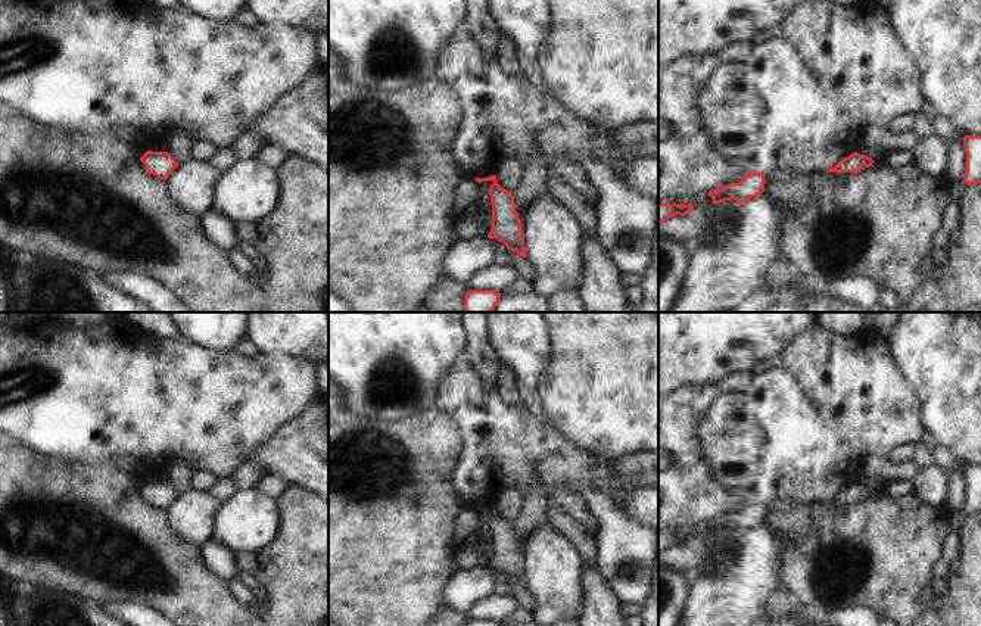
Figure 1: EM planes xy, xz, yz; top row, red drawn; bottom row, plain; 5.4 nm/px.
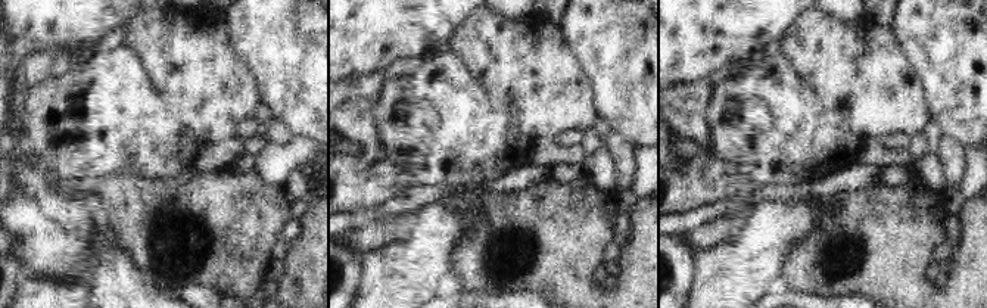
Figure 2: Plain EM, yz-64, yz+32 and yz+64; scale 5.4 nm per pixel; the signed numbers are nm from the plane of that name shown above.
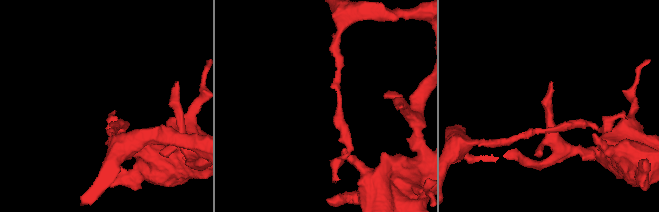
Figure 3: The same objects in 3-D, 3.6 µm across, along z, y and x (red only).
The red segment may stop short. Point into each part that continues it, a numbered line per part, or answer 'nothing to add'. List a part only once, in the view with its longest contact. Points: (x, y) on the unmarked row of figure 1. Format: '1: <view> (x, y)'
nothing to add

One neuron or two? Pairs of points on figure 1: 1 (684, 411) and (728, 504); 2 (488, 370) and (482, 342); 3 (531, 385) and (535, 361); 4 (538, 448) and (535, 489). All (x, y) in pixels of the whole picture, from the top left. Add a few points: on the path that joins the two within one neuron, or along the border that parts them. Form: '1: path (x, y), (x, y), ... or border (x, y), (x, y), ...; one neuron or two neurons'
1: path (684, 435), (693, 469), (704, 480); one neuron
2: path (485, 363), (482, 349); one neuron
3: path (531, 379), (531, 367); one neuron
4: border (523, 497), (533, 483), (538, 483), (548, 500); two neurons

